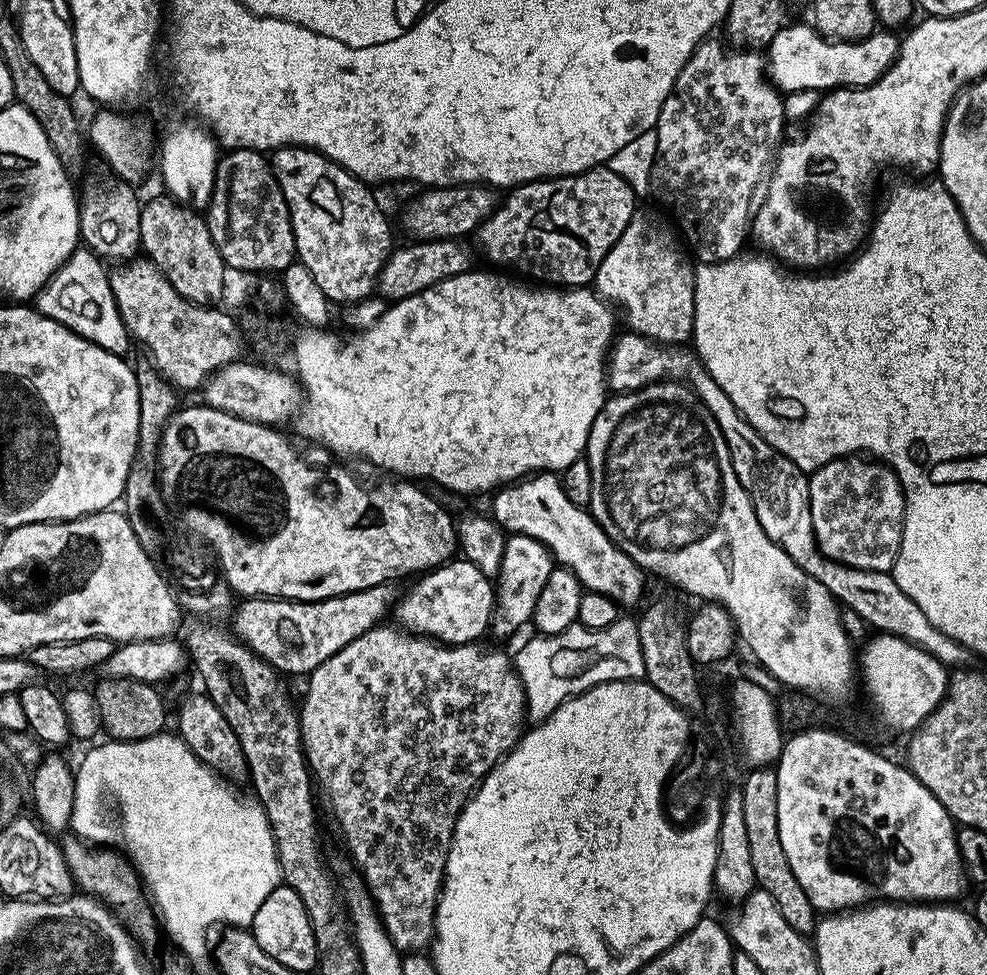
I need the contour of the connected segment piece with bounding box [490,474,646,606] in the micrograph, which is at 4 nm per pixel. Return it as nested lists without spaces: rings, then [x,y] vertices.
[[[533,474],[523,480],[501,487],[492,498],[490,516],[505,533],[529,536],[542,542],[552,553],[553,561],[575,574],[587,591],[608,596],[621,606],[634,603],[643,594],[645,573],[605,534],[602,526],[598,526],[598,522],[592,517],[588,508],[574,506],[574,502],[570,502],[570,498],[566,498],[564,485],[559,475]]]

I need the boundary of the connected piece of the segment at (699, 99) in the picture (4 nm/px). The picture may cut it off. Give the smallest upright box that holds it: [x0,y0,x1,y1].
[648,38,786,264]

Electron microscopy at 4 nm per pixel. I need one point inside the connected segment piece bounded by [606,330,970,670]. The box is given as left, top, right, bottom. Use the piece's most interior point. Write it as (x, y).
(779, 491)

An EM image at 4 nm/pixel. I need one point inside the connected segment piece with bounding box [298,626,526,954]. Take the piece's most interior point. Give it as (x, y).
(398, 730)

